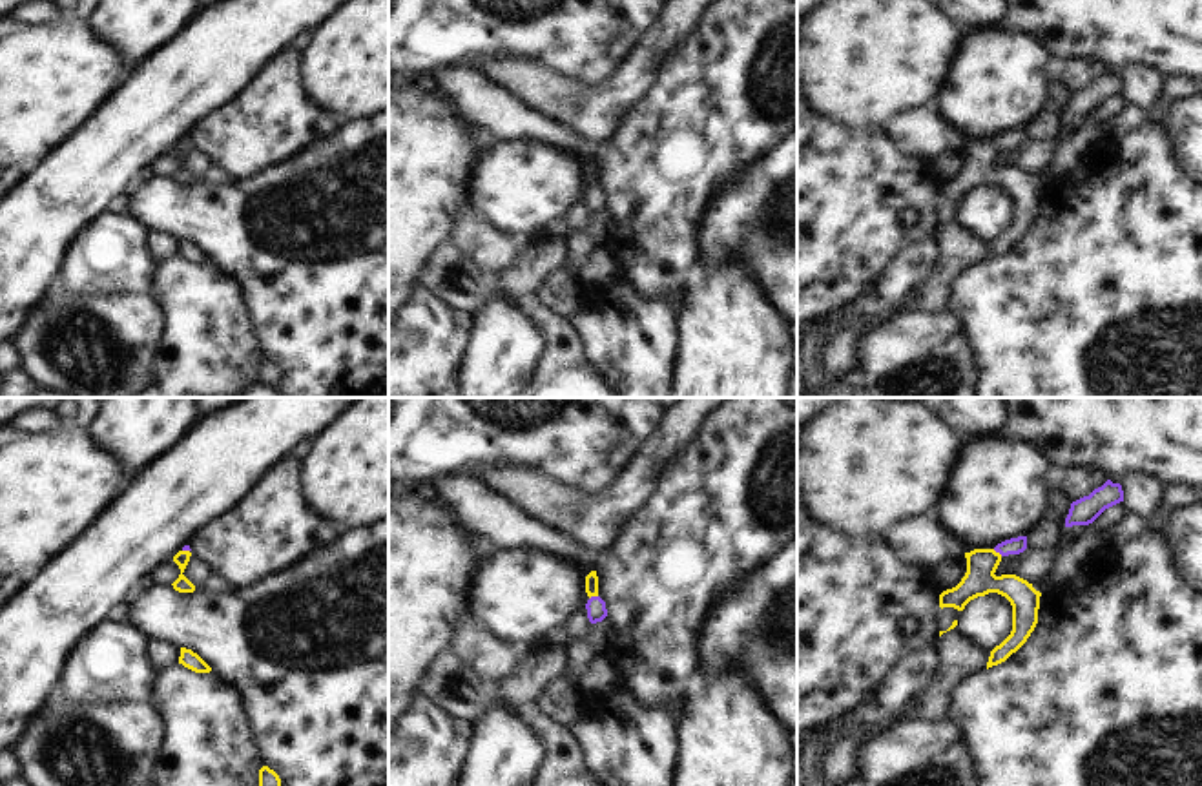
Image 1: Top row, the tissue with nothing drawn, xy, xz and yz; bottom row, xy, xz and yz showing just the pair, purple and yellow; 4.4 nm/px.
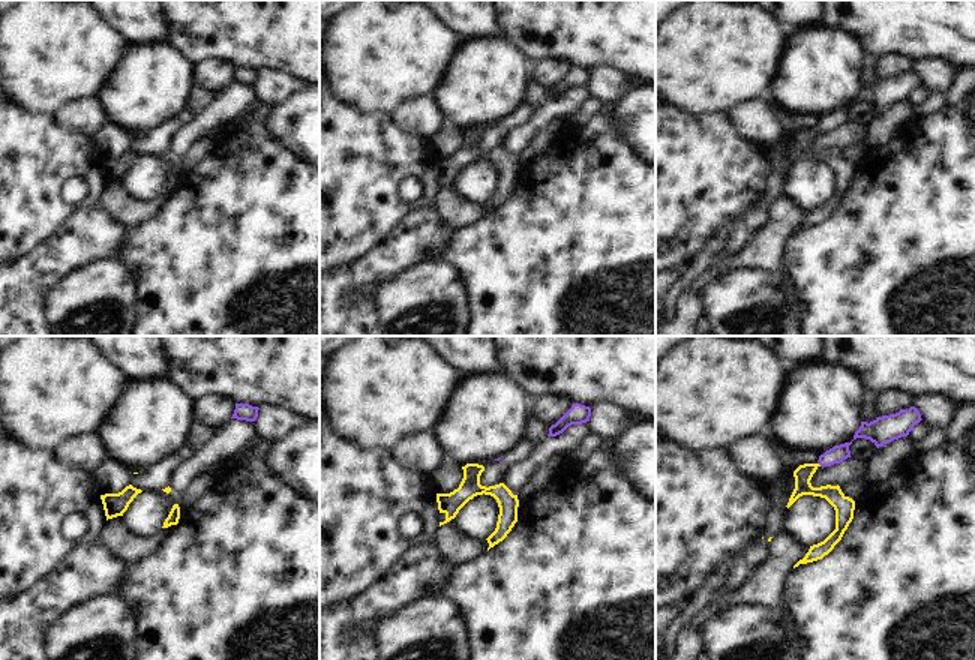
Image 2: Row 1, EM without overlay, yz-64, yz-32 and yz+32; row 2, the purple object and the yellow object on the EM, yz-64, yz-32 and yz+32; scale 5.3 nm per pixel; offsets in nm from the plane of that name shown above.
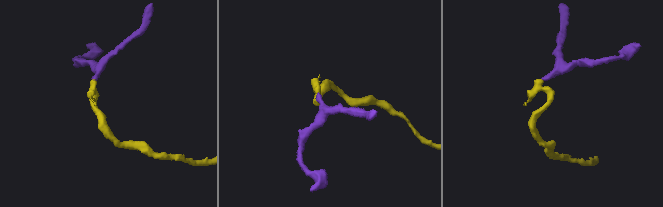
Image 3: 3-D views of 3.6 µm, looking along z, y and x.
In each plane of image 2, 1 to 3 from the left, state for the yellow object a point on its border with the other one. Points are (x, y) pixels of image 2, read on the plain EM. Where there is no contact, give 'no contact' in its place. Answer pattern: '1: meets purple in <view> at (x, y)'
1: no contact
2: no contact
3: no contact

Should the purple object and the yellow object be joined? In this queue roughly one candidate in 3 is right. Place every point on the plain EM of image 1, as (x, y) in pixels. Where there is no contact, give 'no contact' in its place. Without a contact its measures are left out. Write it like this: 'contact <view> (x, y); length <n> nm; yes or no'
contact xz (593, 188); length 40 nm; yes

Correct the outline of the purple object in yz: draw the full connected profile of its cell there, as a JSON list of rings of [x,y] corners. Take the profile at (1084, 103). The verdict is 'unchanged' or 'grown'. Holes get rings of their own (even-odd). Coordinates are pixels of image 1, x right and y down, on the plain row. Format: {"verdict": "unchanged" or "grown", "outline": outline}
{"verdict": "unchanged", "outline": [[[1107,71],[1102,78],[1094,80],[1089,88],[1083,88],[1071,95],[1065,109],[1065,119],[1089,117],[1105,100],[1124,93],[1124,82],[1120,75]]]}

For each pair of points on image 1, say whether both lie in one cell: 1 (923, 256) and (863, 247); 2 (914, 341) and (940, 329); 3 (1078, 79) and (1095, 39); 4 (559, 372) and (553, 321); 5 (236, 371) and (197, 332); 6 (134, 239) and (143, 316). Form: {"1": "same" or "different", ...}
{"1": "different", "2": "same", "3": "different", "4": "same", "5": "same", "6": "different"}

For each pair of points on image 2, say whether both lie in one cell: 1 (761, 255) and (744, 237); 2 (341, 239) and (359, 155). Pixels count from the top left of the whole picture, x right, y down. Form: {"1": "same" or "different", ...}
{"1": "different", "2": "same"}

